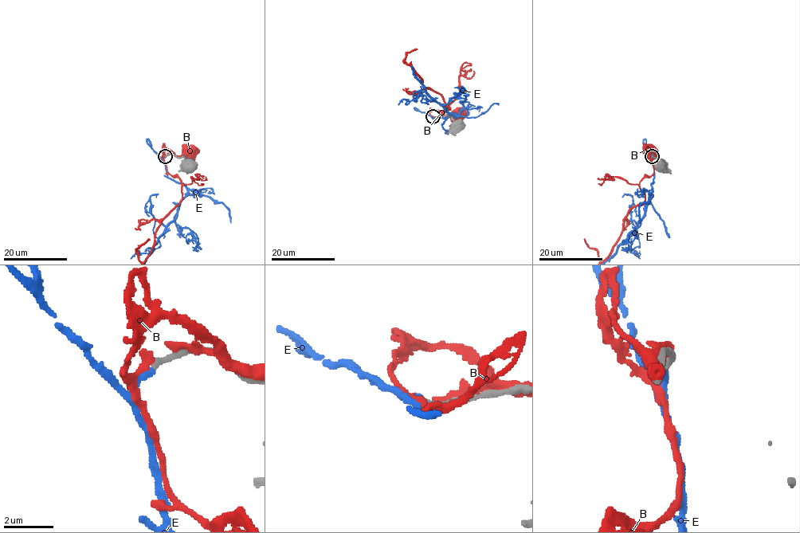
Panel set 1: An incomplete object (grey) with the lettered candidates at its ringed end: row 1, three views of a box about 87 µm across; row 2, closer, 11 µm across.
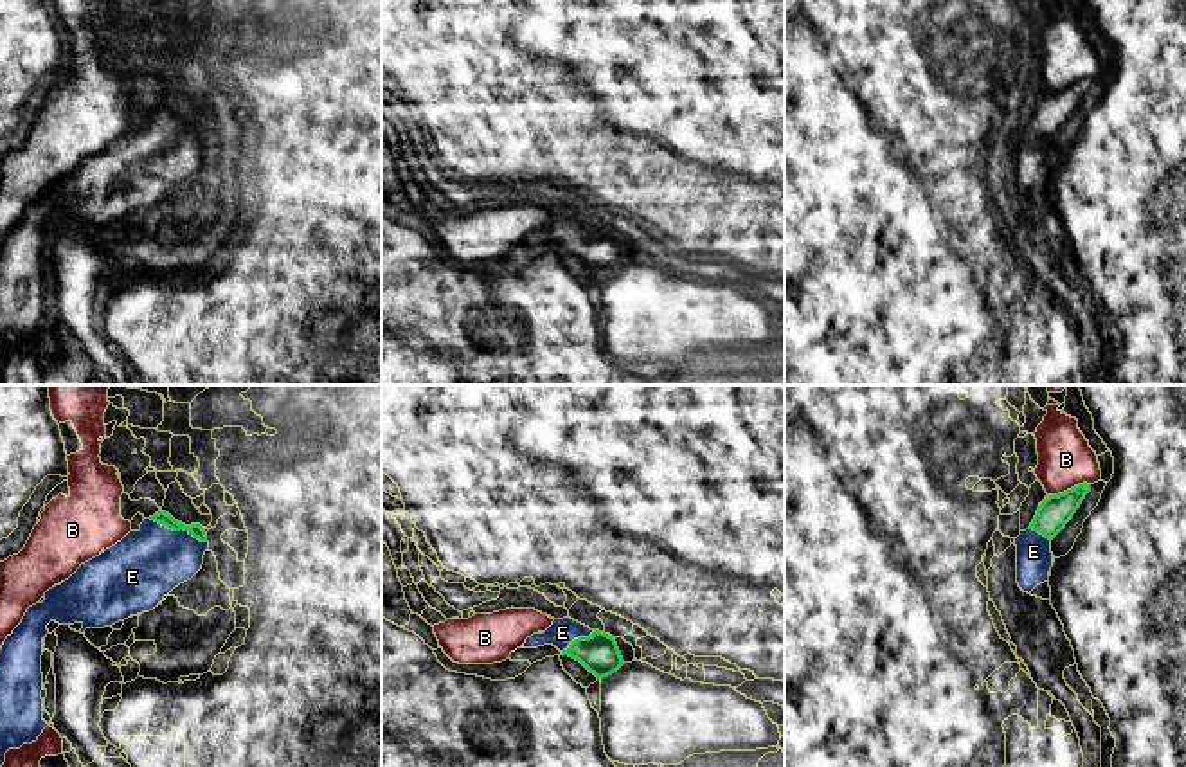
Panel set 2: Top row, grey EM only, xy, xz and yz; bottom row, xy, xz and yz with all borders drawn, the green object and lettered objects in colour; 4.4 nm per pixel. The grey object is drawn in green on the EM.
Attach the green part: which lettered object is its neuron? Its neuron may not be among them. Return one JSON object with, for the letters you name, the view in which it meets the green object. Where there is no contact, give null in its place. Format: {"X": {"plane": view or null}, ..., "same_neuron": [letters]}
{"E": {"plane": "xy"}, "same_neuron": ["E"]}

